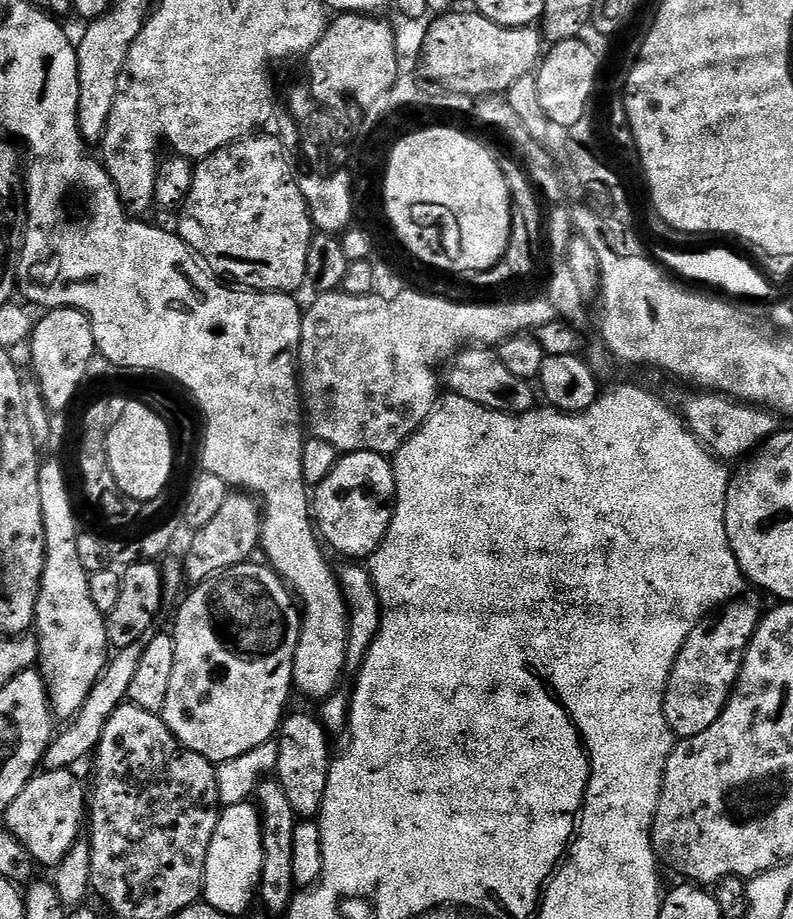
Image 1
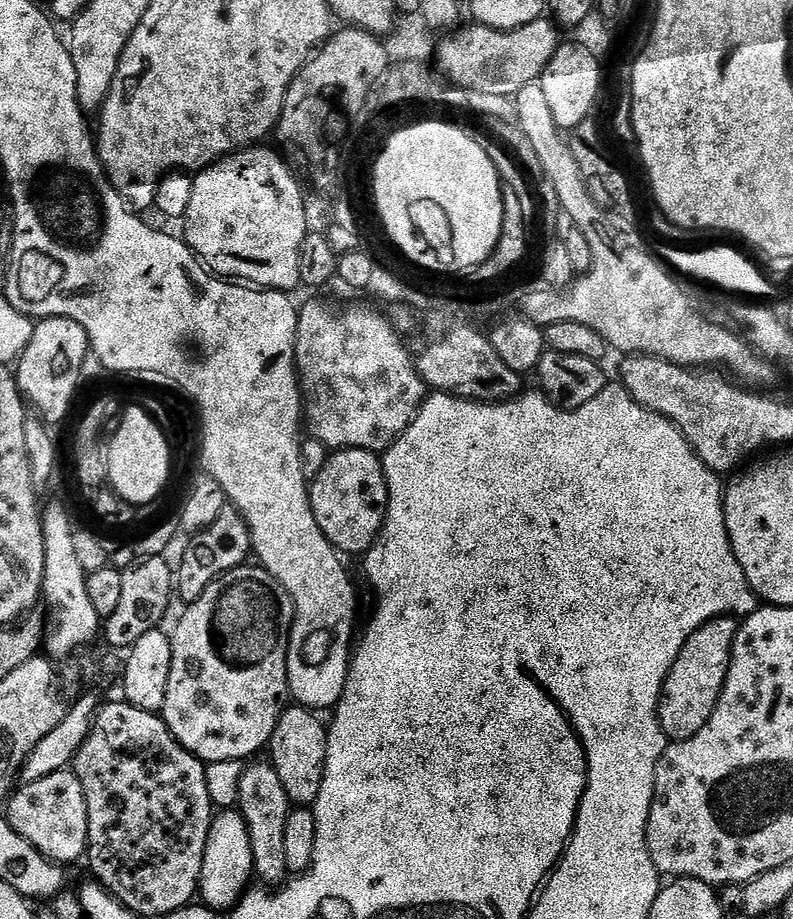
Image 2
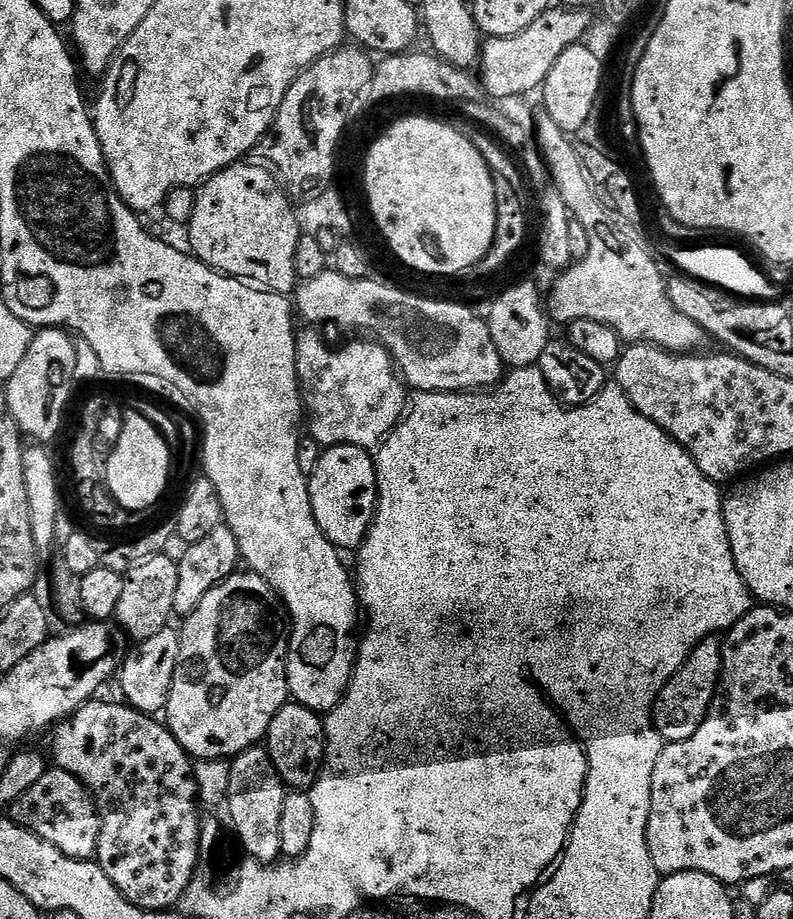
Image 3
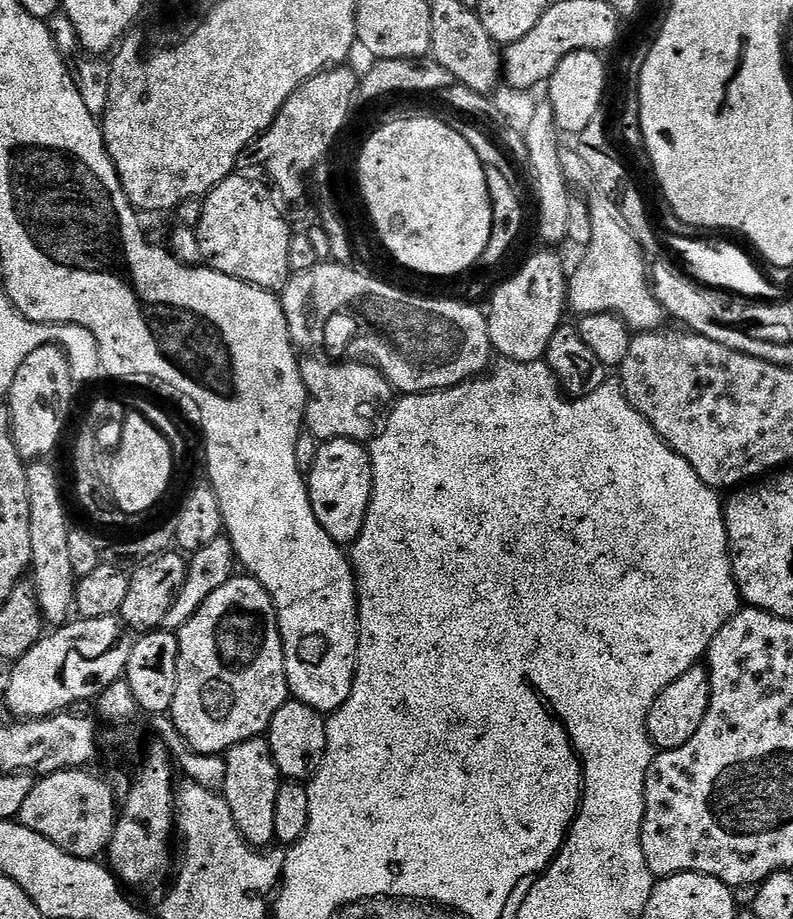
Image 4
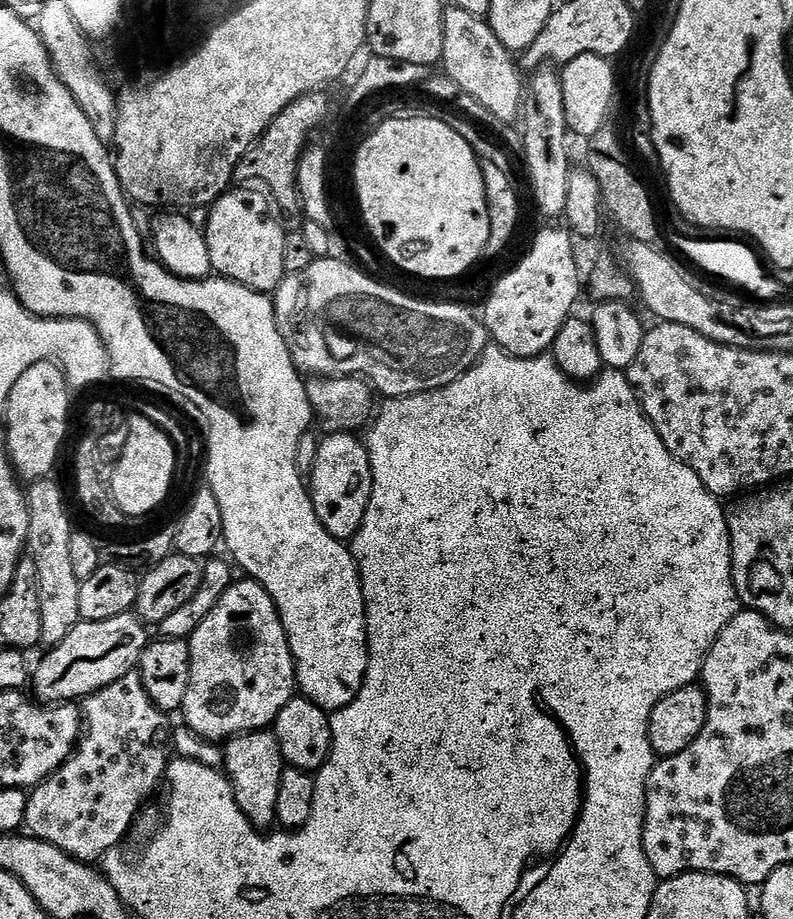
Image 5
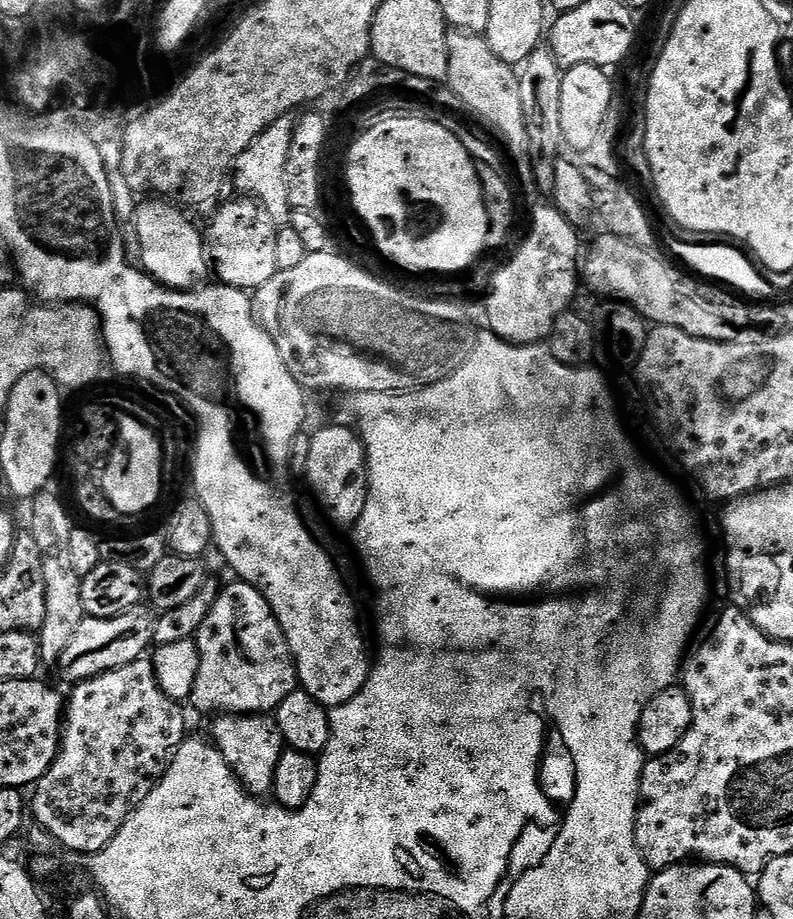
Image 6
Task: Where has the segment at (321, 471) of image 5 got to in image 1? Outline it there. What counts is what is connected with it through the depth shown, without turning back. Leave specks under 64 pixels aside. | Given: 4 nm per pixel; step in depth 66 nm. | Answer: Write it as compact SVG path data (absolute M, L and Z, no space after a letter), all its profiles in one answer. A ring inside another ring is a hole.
M372 452L341 455L326 482L315 485L310 500L310 511L323 543L329 549L332 547L334 551L348 556L344 558L371 558L388 537L395 507L396 483L392 461L387 455Z

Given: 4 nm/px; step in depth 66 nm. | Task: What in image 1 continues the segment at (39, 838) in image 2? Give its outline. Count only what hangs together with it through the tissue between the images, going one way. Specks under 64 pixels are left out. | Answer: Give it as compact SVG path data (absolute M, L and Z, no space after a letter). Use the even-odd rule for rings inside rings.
M66 768L57 772L41 771L10 802L2 818L3 827L27 850L32 861L45 864L48 870L55 870L66 854L70 854L74 842L81 839L80 827L86 824L86 784L76 774Z

